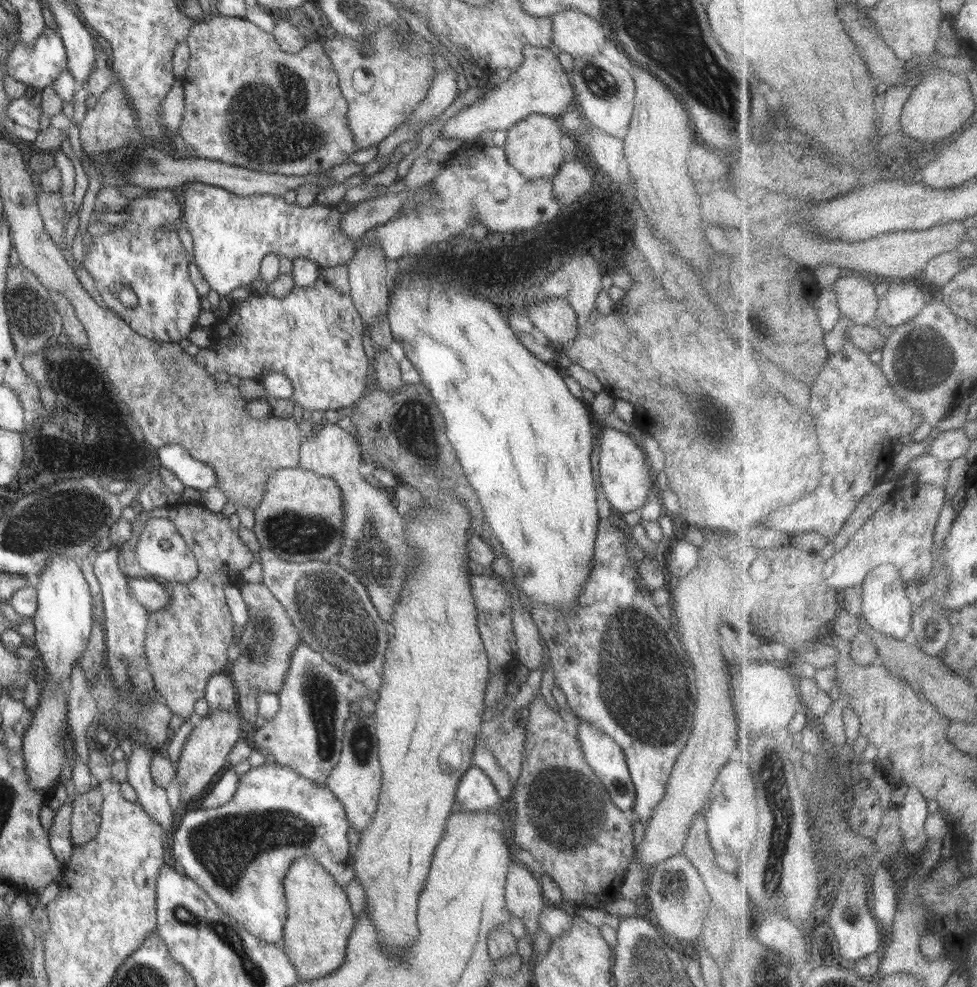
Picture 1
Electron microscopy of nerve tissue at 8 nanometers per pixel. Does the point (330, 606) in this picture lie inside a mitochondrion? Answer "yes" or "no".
yes

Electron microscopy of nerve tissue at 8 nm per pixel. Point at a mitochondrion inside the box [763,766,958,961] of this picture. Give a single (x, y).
(851, 907)

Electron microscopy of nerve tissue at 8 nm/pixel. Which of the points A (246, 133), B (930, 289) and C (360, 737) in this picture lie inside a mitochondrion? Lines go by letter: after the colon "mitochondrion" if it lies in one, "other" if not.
A: mitochondrion
B: other
C: mitochondrion

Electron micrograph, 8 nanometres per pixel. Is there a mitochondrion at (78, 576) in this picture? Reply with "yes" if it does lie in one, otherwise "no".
no

